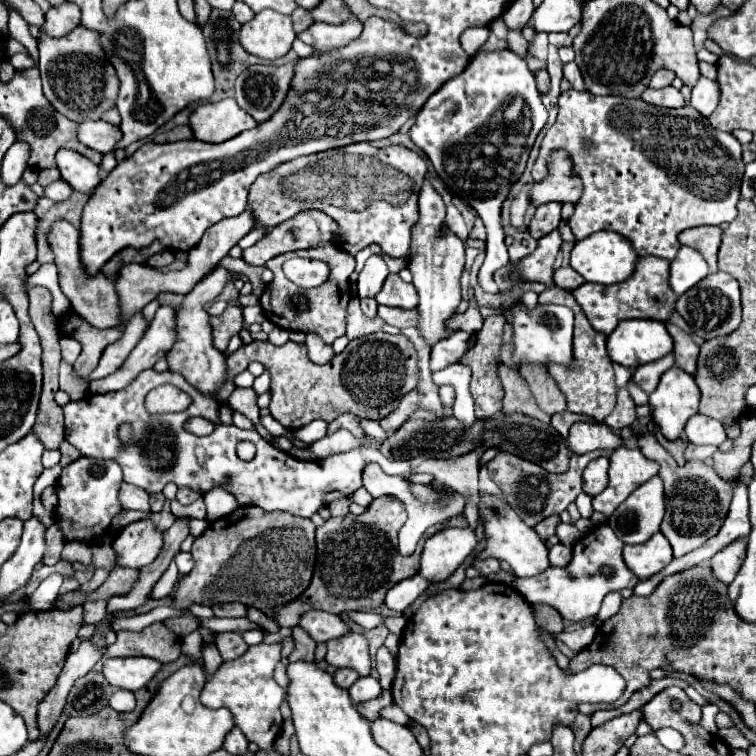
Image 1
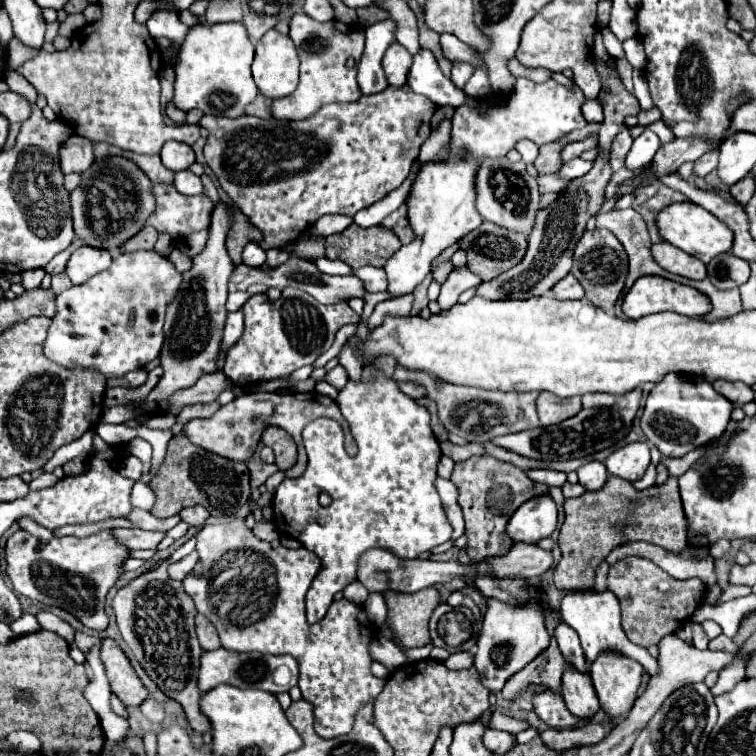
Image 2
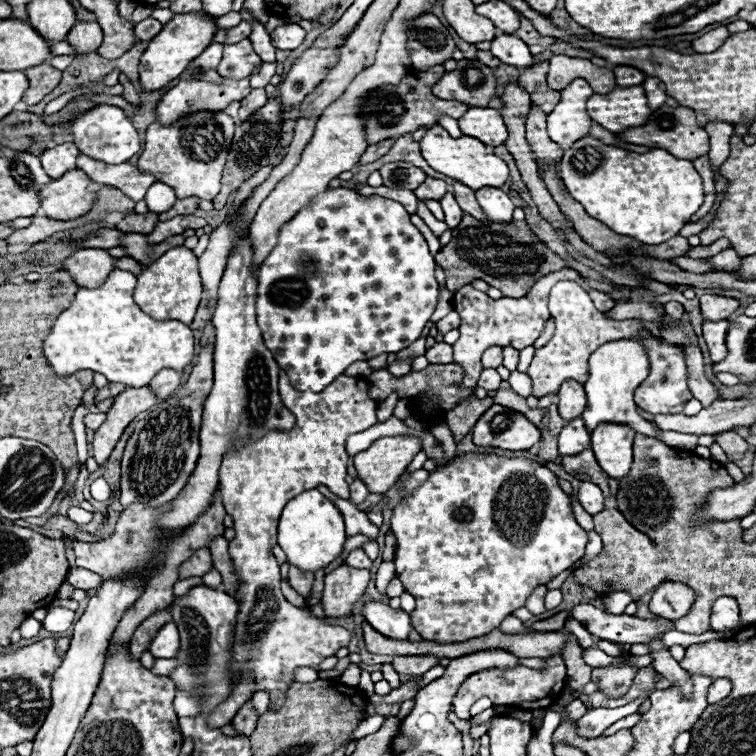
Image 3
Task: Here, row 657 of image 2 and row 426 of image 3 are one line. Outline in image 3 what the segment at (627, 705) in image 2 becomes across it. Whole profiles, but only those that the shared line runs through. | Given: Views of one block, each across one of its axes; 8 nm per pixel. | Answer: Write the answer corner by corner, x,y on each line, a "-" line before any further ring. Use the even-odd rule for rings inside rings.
600,424
592,432
592,450
598,464
610,478
624,478
632,468
634,432
624,424

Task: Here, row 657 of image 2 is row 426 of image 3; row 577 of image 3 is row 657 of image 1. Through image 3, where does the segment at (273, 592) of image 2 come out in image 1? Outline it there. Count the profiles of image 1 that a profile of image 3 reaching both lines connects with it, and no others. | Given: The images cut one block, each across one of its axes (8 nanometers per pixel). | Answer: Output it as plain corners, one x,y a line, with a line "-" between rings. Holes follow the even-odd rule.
256,644
246,650
244,656
224,662
216,674
204,684
200,702
206,708
228,708
234,716
236,726
244,732
244,736
258,744
262,750
272,750
272,744
282,728
282,714
280,706
286,700
286,690
280,688
272,672
276,664
280,662
280,650
282,644

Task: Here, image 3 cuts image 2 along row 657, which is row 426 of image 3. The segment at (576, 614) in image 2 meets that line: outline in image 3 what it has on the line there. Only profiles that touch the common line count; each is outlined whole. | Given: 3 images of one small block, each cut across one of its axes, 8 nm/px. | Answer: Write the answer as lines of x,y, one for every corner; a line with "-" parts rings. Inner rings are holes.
618,340
604,344
590,356
590,378
584,384
588,404
582,412
582,420
588,432
594,432
594,428
602,422
612,422
612,424
626,424
634,432
646,436
654,436
652,424
636,412
636,404
634,404
634,390
648,376
648,368
650,364
644,346
634,340

